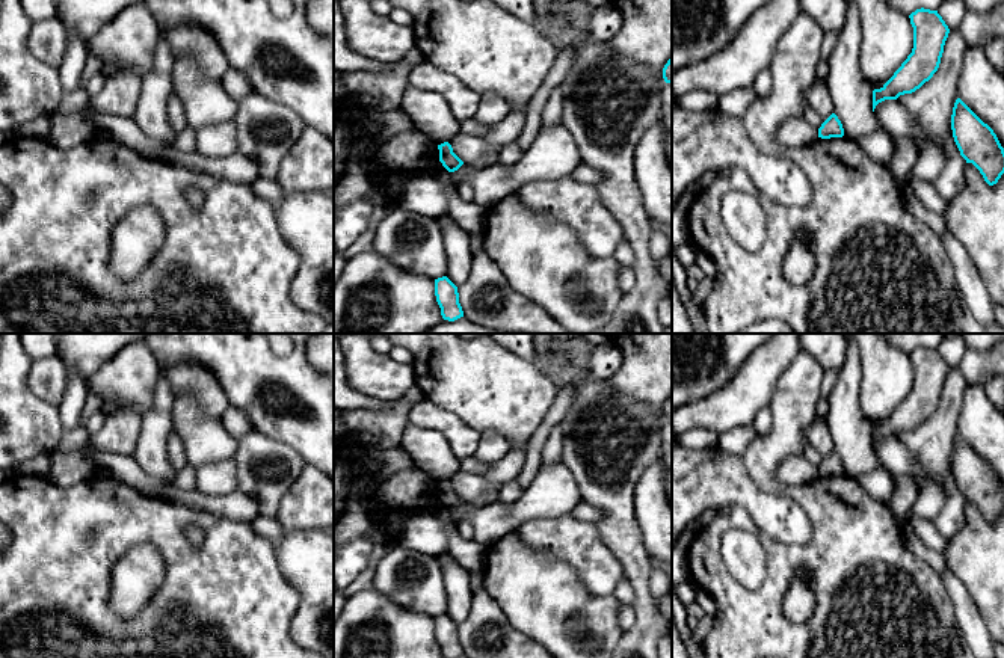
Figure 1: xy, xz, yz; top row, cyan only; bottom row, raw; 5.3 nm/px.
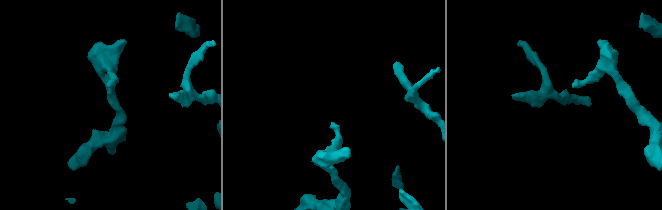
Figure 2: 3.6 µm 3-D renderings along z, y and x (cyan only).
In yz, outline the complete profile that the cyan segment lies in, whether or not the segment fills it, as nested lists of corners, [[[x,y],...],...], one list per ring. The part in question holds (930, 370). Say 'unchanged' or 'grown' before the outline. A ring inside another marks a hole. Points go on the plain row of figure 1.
unchanged; [[[916,347],[909,353],[913,365],[913,386],[894,414],[873,429],[873,450],[885,438],[912,432],[938,409],[950,367],[938,349]]]

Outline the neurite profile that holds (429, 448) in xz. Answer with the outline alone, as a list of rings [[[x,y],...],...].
[[[408,421],[402,433],[402,448],[418,469],[438,483],[460,469],[460,460],[453,456],[445,436],[436,430],[418,429]]]

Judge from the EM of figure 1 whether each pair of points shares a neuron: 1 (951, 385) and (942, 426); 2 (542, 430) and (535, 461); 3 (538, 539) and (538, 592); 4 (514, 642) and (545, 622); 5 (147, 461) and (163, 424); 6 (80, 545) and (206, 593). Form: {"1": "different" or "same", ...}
{"1": "same", "2": "same", "3": "different", "4": "different", "5": "same", "6": "same"}

